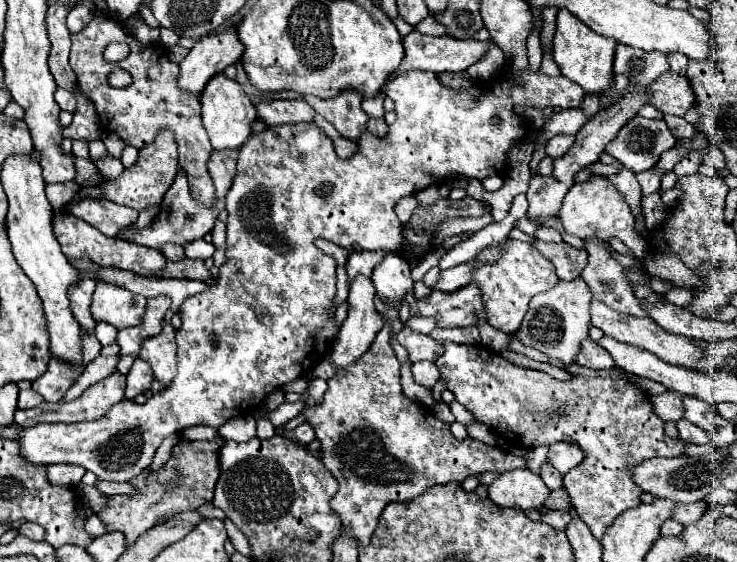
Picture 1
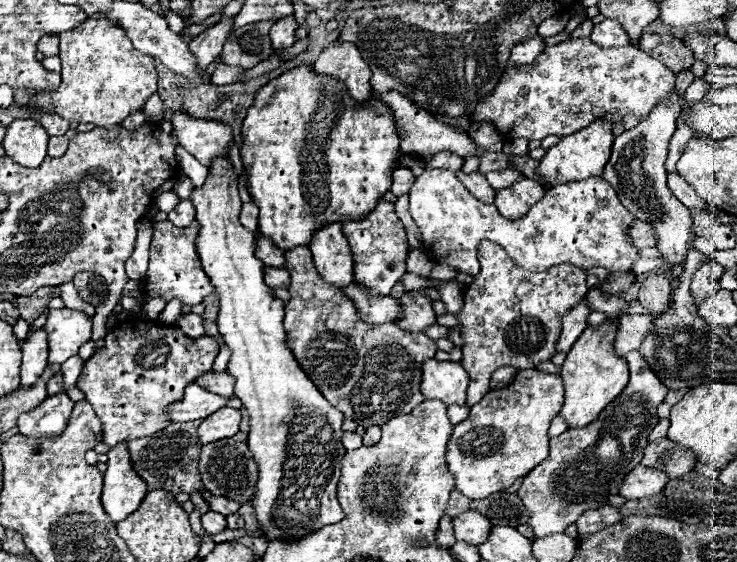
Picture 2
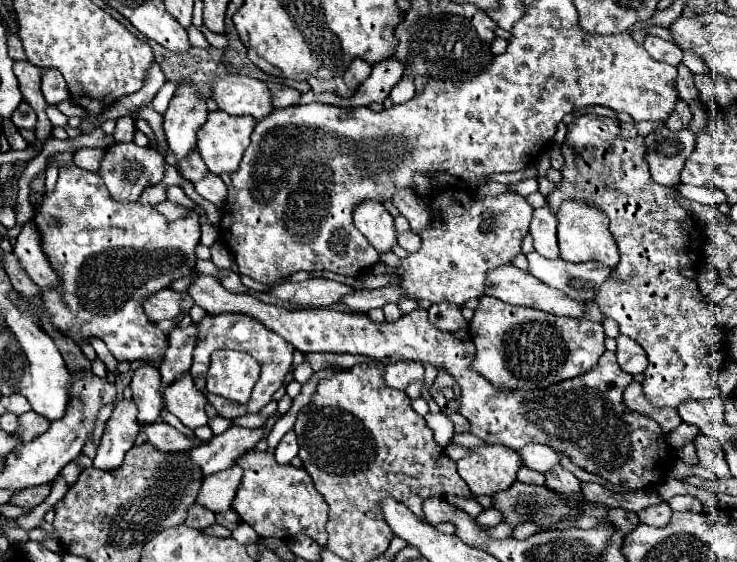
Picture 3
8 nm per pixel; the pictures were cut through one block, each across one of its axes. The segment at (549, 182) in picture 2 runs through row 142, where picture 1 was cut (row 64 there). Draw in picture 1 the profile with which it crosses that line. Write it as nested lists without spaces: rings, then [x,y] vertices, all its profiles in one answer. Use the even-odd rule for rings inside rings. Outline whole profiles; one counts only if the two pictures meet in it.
[[[560,10],[556,18],[556,34],[554,34],[554,62],[558,64],[562,76],[576,82],[586,94],[600,96],[612,84],[612,62],[614,62],[614,48],[616,40],[600,36],[592,32],[586,24],[582,24],[574,14],[568,10]]]

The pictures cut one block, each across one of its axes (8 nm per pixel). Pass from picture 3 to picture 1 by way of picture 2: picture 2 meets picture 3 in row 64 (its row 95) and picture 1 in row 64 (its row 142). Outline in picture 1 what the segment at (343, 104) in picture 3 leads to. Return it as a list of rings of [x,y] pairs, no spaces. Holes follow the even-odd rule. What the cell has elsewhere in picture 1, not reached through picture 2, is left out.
[[[412,30],[406,38],[404,38],[404,68],[406,70],[430,70],[430,72],[462,72],[468,70],[472,64],[476,64],[478,60],[484,58],[484,54],[490,48],[490,40],[480,42],[480,40],[456,40],[456,38],[436,38],[436,36],[426,36],[420,34],[418,30]]]

